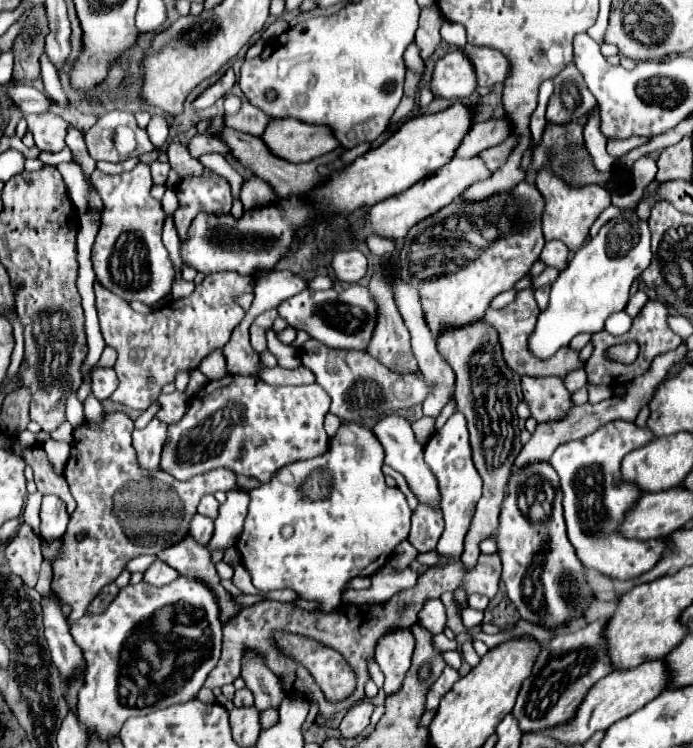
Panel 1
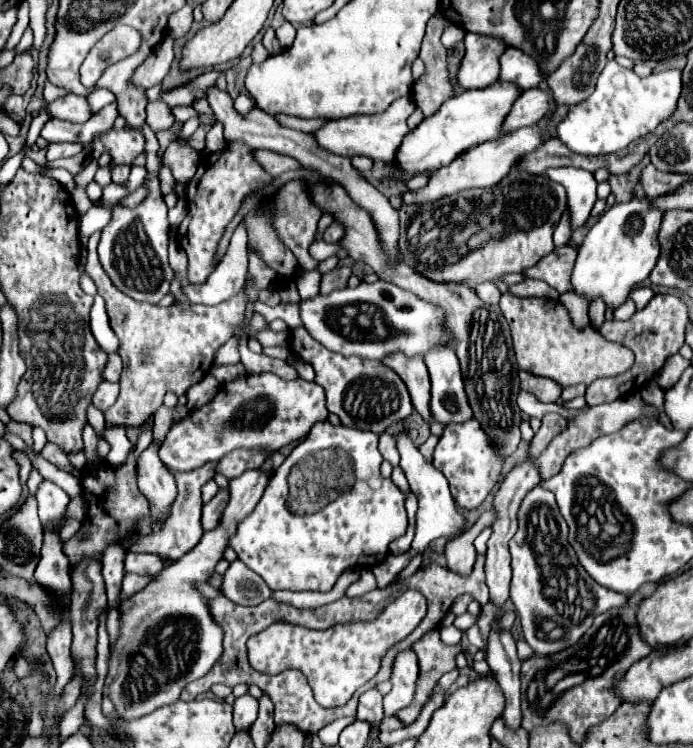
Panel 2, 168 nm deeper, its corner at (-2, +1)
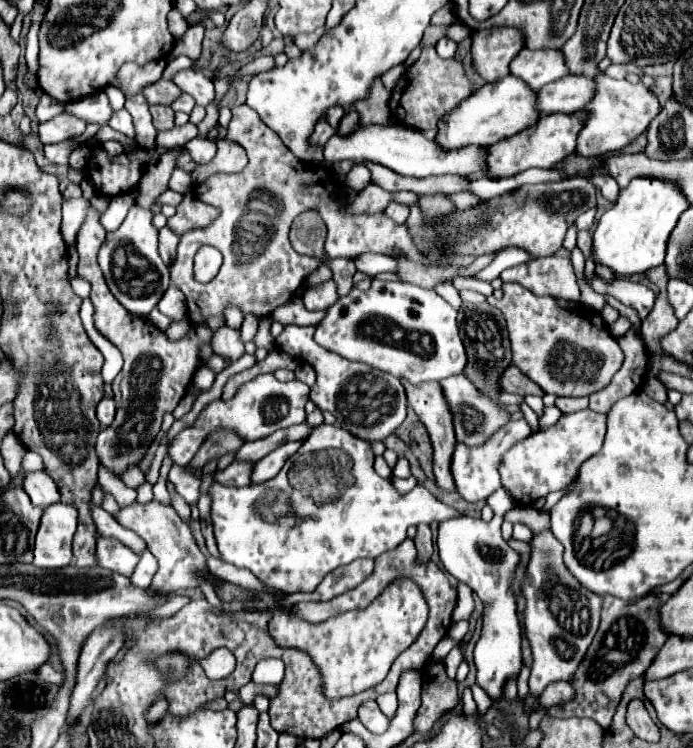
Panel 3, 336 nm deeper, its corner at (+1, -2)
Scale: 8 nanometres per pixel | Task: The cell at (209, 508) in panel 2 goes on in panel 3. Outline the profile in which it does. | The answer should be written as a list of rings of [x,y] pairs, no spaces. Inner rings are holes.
[[[233,462],[223,472],[217,472],[213,476],[213,480],[223,486],[237,486],[237,488],[247,486],[247,482],[251,478],[251,468],[253,466],[245,466],[245,462]]]

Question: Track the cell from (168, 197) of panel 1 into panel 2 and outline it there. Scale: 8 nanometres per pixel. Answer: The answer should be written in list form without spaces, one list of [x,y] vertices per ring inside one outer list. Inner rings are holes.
[[[178,199],[176,205],[168,211],[168,221],[172,228],[177,228],[188,213],[186,200]]]

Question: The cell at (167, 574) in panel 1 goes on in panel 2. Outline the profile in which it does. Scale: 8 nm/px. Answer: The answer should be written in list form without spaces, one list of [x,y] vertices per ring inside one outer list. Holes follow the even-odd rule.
[[[126,551],[126,557],[124,557],[124,571],[126,573],[138,573],[138,575],[156,577],[162,569],[164,569],[164,565],[162,565],[162,559],[158,555]]]

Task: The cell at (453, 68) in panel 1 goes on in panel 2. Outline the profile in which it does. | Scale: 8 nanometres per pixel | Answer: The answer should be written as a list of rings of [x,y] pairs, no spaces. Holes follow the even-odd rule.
[[[466,33],[466,55],[462,59],[458,81],[464,89],[484,89],[500,77],[500,55],[506,51],[506,43],[500,39]]]

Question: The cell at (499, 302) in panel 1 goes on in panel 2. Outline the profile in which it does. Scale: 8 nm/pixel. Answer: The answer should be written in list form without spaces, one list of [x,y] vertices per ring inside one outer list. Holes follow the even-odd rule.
[[[480,283],[480,287],[476,287],[476,295],[488,305],[498,305],[500,299],[500,291],[492,283]]]

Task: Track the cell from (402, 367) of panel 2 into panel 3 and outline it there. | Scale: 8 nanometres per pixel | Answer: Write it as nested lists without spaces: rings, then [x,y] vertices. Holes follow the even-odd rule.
[[[401,380],[407,392],[407,400],[409,406],[415,410],[415,414],[419,416],[419,420],[423,422],[423,426],[429,432],[431,444],[433,444],[433,474],[435,480],[441,488],[445,490],[453,490],[453,478],[449,476],[449,454],[453,454],[453,442],[455,442],[455,434],[453,434],[453,422],[449,422],[449,410],[445,410],[445,400],[441,398],[441,388],[437,382],[421,382],[421,384],[411,384],[407,380]]]

